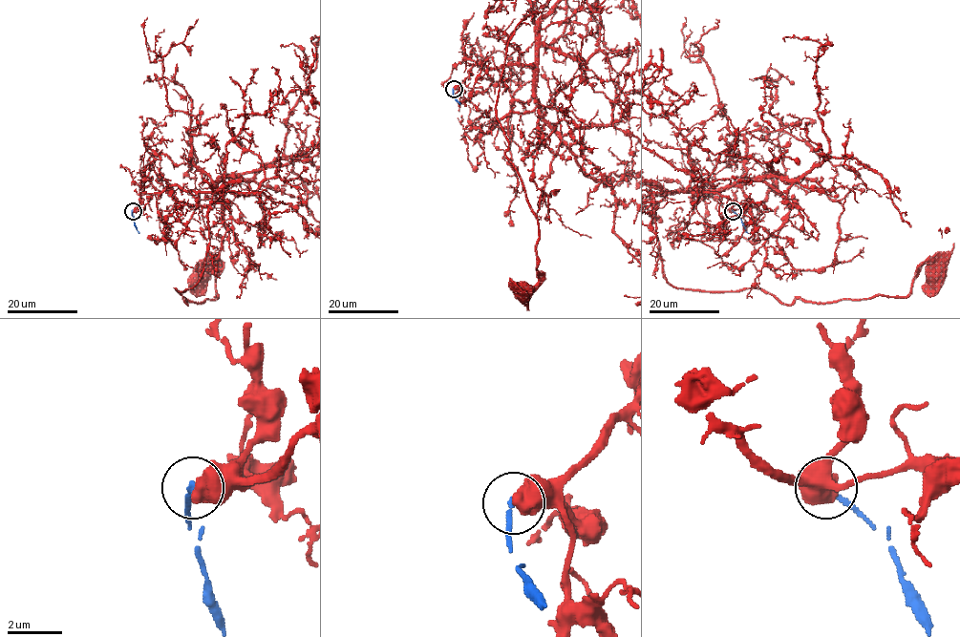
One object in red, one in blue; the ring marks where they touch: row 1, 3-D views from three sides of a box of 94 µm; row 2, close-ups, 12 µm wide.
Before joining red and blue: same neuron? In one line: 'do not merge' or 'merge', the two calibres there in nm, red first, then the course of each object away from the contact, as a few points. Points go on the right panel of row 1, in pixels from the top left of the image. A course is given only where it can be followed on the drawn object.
do not merge; calibres 850 and 190 nm; course red (733, 210), (712, 186), (658, 204), (672, 286), (762, 288), (791, 304), (905, 297), (924, 264), (934, 271); course blue (733, 210), (740, 216), (748, 233)

